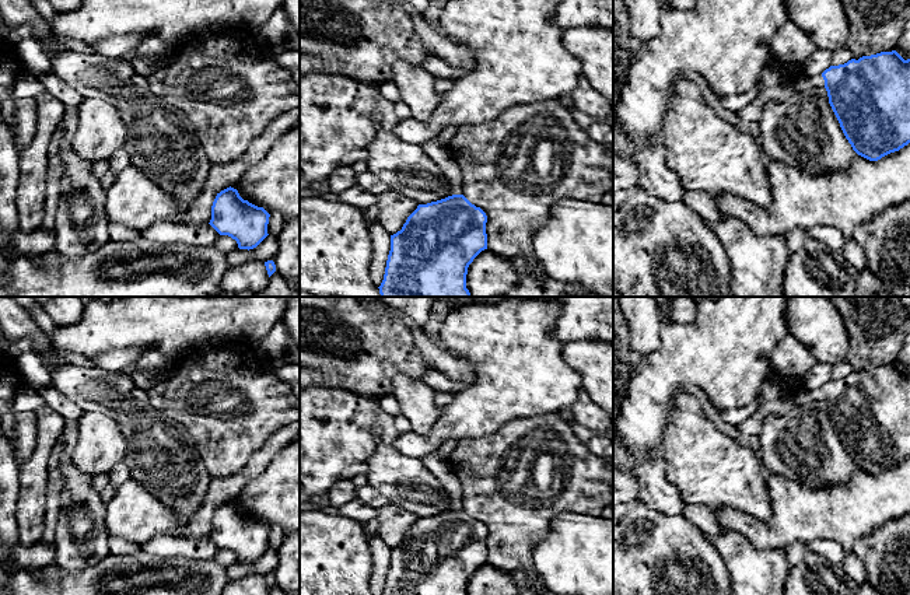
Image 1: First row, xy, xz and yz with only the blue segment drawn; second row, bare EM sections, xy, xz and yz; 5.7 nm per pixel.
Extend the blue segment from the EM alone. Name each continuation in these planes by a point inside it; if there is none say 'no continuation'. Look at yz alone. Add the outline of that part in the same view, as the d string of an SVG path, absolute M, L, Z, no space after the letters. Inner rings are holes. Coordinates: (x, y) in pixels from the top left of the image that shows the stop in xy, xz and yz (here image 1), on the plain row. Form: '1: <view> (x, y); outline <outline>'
1: yz (804, 396); outline M804 388L795 395L795 403L798 406L806 405L813 400L825 400L825 393L822 388L815 388L815 389Z

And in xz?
1: xz (433, 462); outline M438 449L421 458L423 465L440 480L449 494L451 510L462 508L462 486L451 465L445 463Z

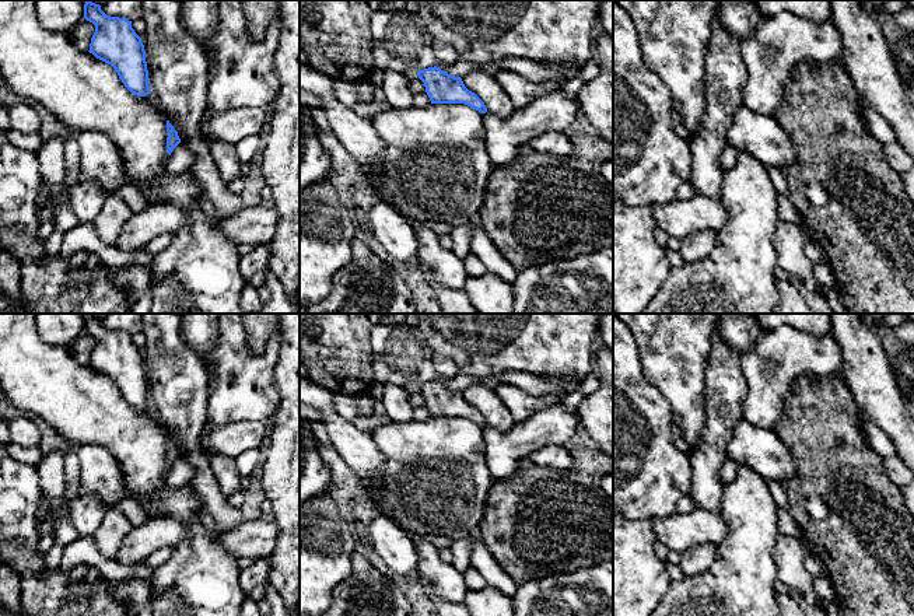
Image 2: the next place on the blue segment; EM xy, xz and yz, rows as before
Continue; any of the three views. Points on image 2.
no continuation

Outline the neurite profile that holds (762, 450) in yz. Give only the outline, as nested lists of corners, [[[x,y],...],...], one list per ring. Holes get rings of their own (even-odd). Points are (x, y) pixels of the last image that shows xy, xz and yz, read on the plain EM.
[[[740,420],[728,448],[728,458],[747,465],[764,480],[781,482],[796,475],[798,466],[774,430],[763,430]]]

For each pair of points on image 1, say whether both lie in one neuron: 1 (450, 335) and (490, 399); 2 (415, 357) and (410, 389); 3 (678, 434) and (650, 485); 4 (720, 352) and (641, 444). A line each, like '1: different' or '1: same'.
1: same
2: different
3: different
4: same

